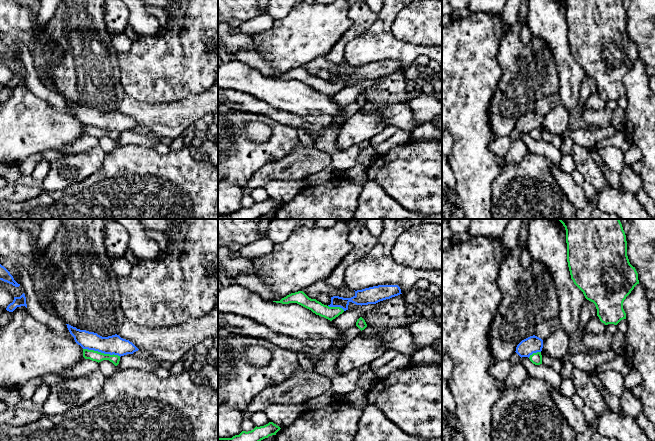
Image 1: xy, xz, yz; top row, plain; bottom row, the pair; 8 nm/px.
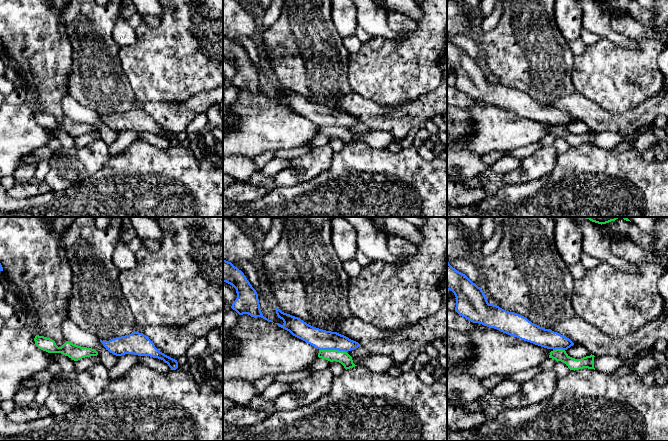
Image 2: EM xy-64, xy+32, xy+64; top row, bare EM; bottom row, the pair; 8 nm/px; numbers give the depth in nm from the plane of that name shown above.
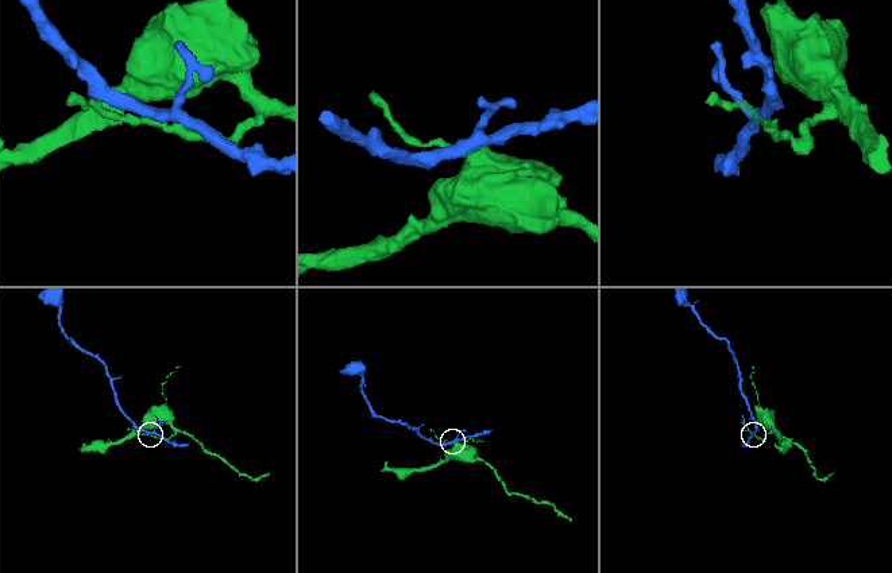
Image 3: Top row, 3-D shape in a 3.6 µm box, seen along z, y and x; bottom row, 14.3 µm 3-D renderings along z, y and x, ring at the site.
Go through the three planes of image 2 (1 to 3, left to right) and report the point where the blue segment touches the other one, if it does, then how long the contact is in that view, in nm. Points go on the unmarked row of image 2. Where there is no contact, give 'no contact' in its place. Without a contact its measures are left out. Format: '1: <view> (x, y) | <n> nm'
1: no contact
2: xy+32 (333, 126) | 220 nm
3: xy+64 (558, 125) | 100 nm

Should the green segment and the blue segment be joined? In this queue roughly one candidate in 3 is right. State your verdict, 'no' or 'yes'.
no

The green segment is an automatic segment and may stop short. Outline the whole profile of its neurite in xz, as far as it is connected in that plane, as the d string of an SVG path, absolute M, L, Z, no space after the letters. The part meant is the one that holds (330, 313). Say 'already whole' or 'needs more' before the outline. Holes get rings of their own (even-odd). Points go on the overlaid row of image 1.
already whole; M303 291L291 293L282 298L280 301L273 302L282 304L297 303L311 310L316 315L324 317L330 321L332 321L344 312L344 310L340 307L329 307L317 301L316 299L309 298Z

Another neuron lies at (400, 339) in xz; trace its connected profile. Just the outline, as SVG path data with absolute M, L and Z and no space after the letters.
M366 327L361 331L364 337L381 334L381 343L386 349L393 349L411 358L417 351L412 333L405 327Z

